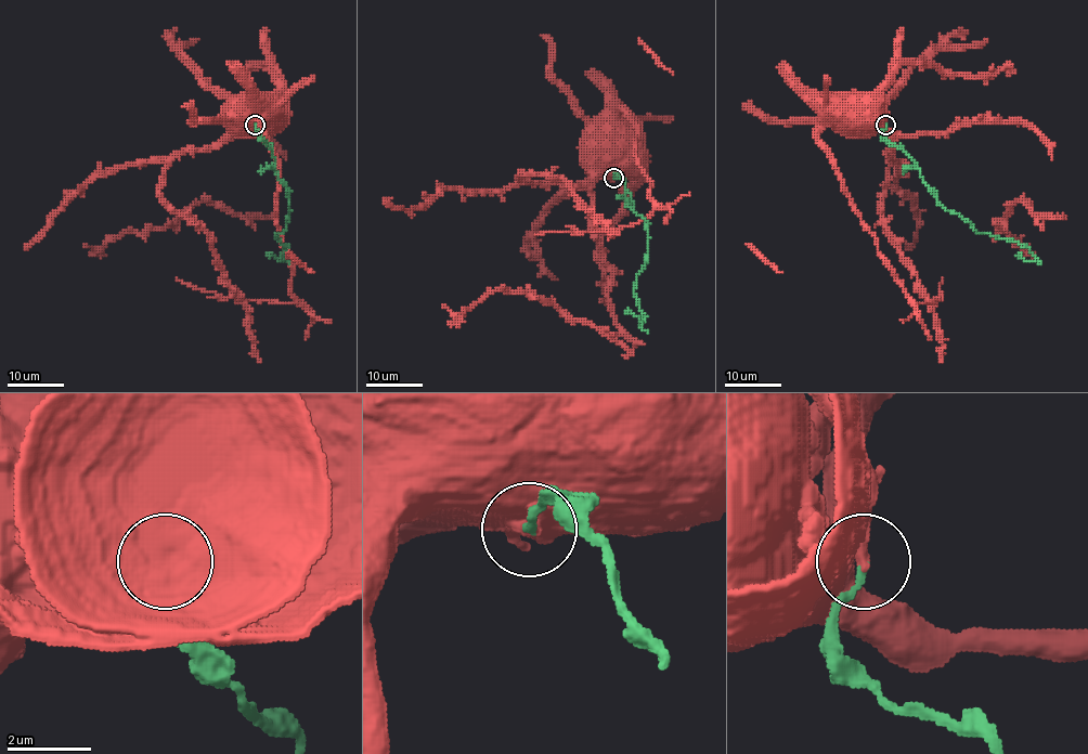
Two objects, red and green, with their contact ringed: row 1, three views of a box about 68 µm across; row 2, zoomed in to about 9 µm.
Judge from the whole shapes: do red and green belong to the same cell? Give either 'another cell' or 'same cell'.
another cell

